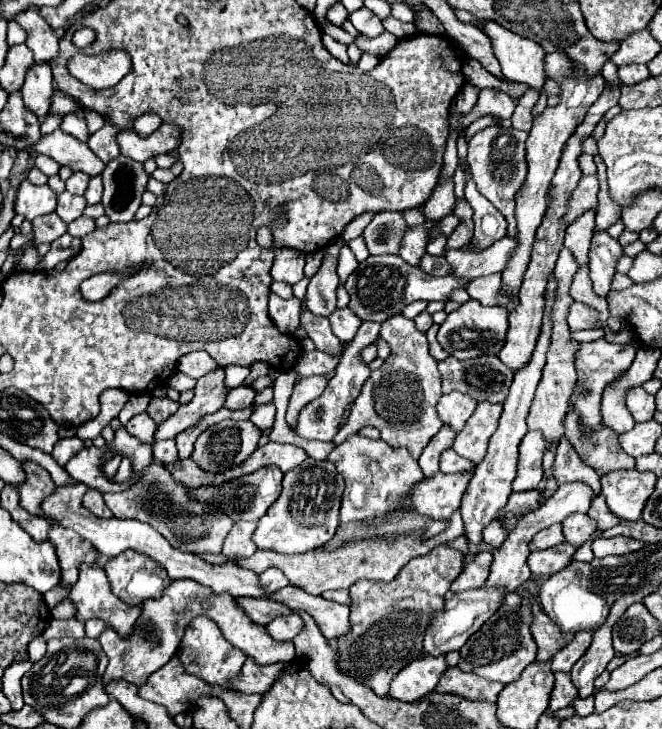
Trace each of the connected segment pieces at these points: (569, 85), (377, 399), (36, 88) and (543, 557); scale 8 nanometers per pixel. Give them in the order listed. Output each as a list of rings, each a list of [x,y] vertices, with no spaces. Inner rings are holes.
[[[549,53],[545,57],[545,69],[551,79],[555,79],[561,85],[561,103],[557,107],[547,107],[541,117],[533,119],[533,129],[529,131],[527,139],[527,165],[529,173],[525,177],[523,187],[515,195],[515,219],[517,219],[517,247],[509,255],[507,267],[501,271],[501,291],[511,299],[511,305],[517,305],[517,293],[523,283],[523,275],[527,271],[529,259],[531,259],[531,249],[535,241],[535,229],[537,223],[541,223],[541,217],[545,215],[547,209],[547,193],[549,193],[549,181],[553,179],[553,173],[559,165],[563,147],[567,139],[575,133],[575,129],[583,123],[589,107],[597,101],[601,95],[601,89],[605,87],[605,79],[601,75],[595,77],[585,77],[583,69],[577,69],[563,53]]]
[[[403,315],[389,317],[387,321],[383,321],[379,337],[389,343],[391,357],[385,359],[383,367],[373,371],[369,381],[363,385],[361,395],[357,397],[351,409],[351,417],[347,425],[341,427],[335,435],[333,445],[343,443],[361,427],[371,425],[381,431],[383,441],[387,441],[393,447],[405,445],[411,457],[419,459],[433,435],[439,433],[439,429],[443,427],[443,421],[435,411],[435,405],[443,395],[437,361],[429,355],[429,343],[425,339],[425,333],[417,331],[415,323],[411,319],[405,319]]]
[[[35,65],[25,75],[25,85],[21,87],[21,97],[25,109],[29,109],[39,119],[49,115],[53,95],[53,77],[49,65]]]
[[[561,543],[553,549],[545,549],[545,551],[533,551],[529,555],[529,567],[535,575],[553,575],[557,571],[561,571],[563,567],[569,565],[569,561],[573,559],[573,553],[577,551],[577,547],[569,545],[569,543]]]

